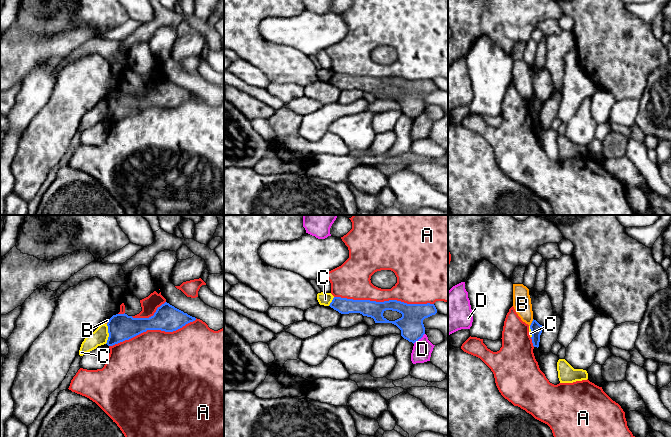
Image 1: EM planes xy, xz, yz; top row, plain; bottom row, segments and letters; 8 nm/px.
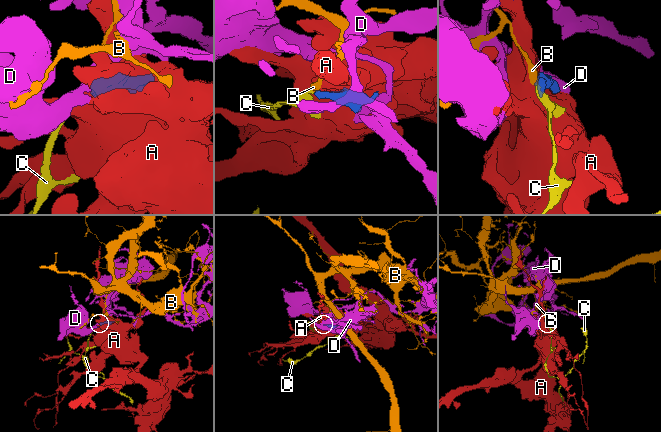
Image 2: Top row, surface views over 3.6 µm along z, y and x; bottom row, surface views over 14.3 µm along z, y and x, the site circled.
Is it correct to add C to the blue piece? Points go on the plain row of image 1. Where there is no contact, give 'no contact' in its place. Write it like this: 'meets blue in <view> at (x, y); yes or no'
meets blue in xy at (109, 110); no

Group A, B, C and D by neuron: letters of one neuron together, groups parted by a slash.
A / B / C / D

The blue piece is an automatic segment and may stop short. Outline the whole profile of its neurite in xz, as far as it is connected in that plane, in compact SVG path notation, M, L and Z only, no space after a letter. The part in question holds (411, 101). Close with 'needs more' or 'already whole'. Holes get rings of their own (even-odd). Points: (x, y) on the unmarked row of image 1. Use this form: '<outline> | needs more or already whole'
M334 73L329 82L341 90L360 89L373 94L375 99L392 99L401 106L401 112L413 120L425 110L423 96L437 89L434 80L407 80L397 76L376 78ZM386 86L397 87L402 93L389 97L383 92Z | already whole

